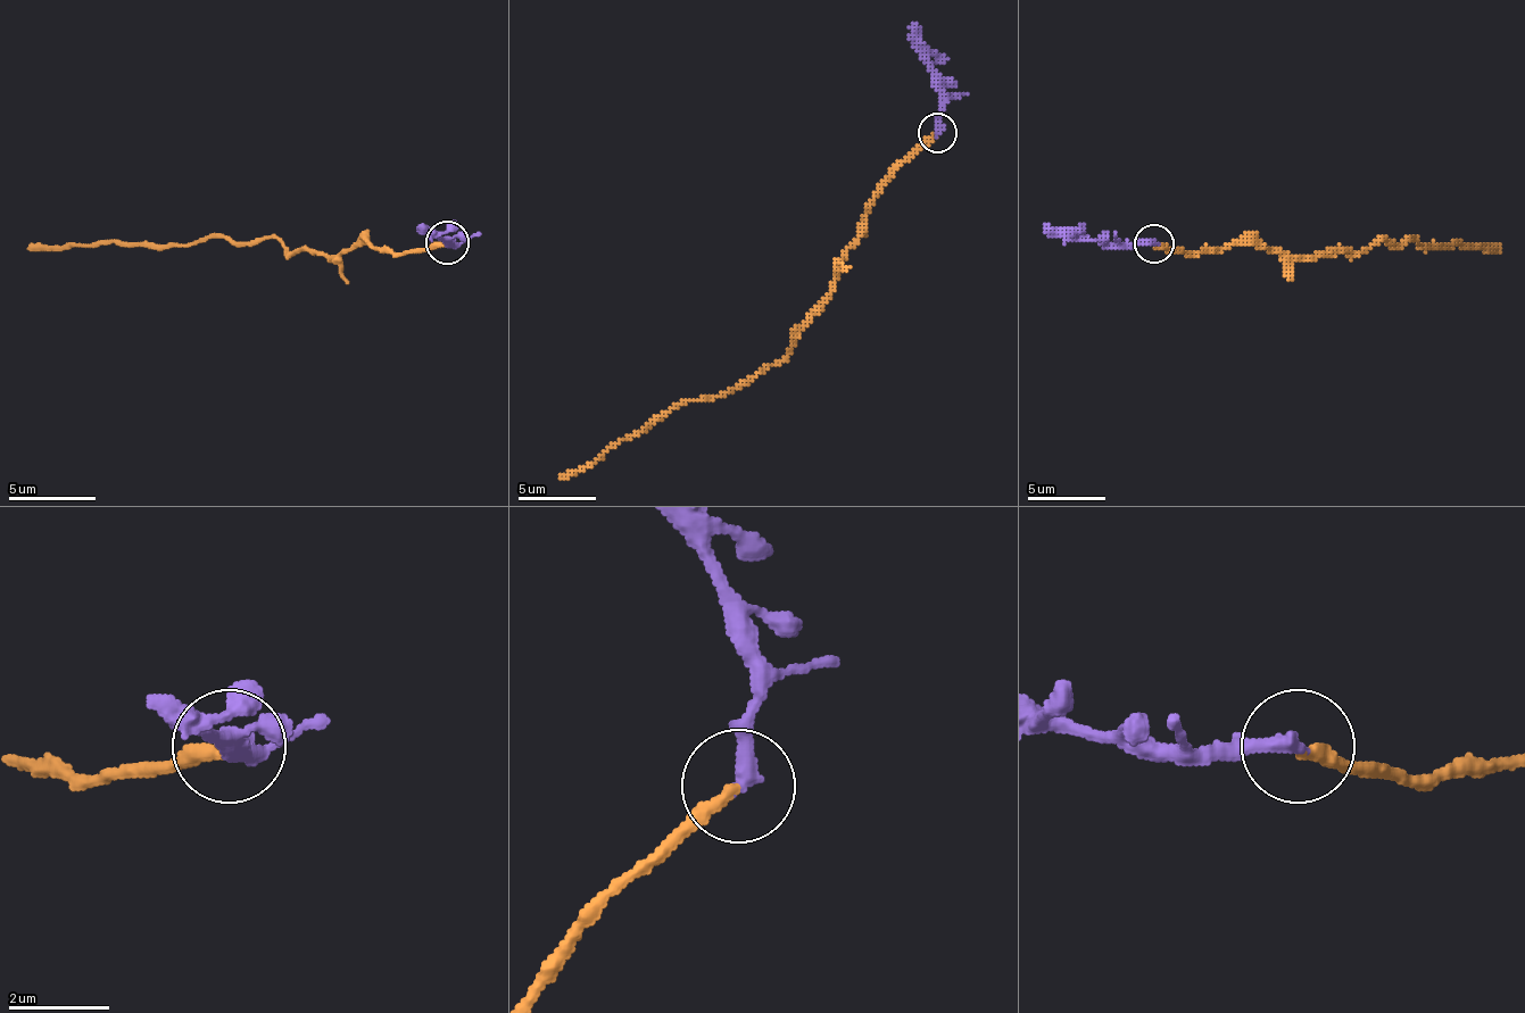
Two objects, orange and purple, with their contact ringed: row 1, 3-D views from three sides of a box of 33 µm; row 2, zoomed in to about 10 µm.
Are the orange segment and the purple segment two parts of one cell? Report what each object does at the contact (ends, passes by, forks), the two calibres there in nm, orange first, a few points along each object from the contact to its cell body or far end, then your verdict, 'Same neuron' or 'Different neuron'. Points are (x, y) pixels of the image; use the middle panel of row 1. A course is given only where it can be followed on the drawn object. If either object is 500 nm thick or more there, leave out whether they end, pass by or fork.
At the ring orange ends. At the ring purple ends. Thickness 280 nm (orange) against 360 nm. Course of orange: (936, 133), (881, 188), (830, 298), (779, 360), (717, 396), (673, 404), (560, 479). Course of purple: (936, 133), (941, 79), (917, 24). Different neuron

